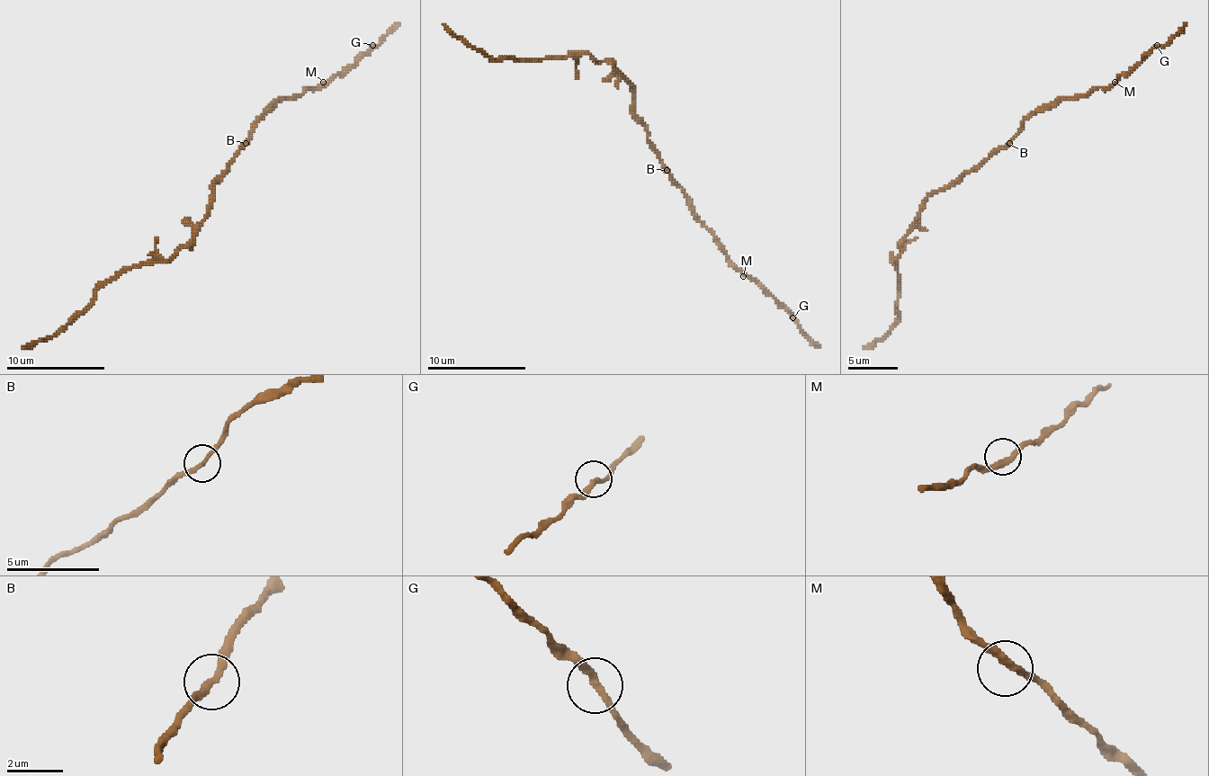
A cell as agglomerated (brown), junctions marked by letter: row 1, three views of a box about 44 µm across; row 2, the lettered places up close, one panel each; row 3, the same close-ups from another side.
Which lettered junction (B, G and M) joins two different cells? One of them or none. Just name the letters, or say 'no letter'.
no letter

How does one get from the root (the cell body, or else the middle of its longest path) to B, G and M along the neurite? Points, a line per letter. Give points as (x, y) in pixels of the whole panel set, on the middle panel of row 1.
B: (645, 128), (649, 147), (667, 170)
G: (645, 128), (649, 147), (657, 155), (662, 167), (689, 197), (694, 217), (714, 236), (719, 248), (792, 317)
M: (645, 128), (649, 147), (657, 155), (662, 167), (689, 197), (694, 217), (714, 236), (719, 248), (743, 276)

